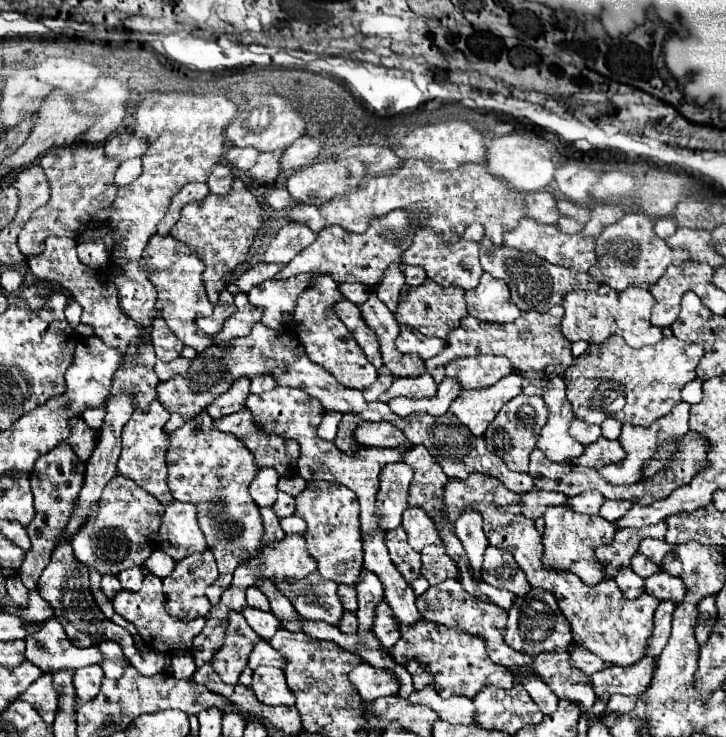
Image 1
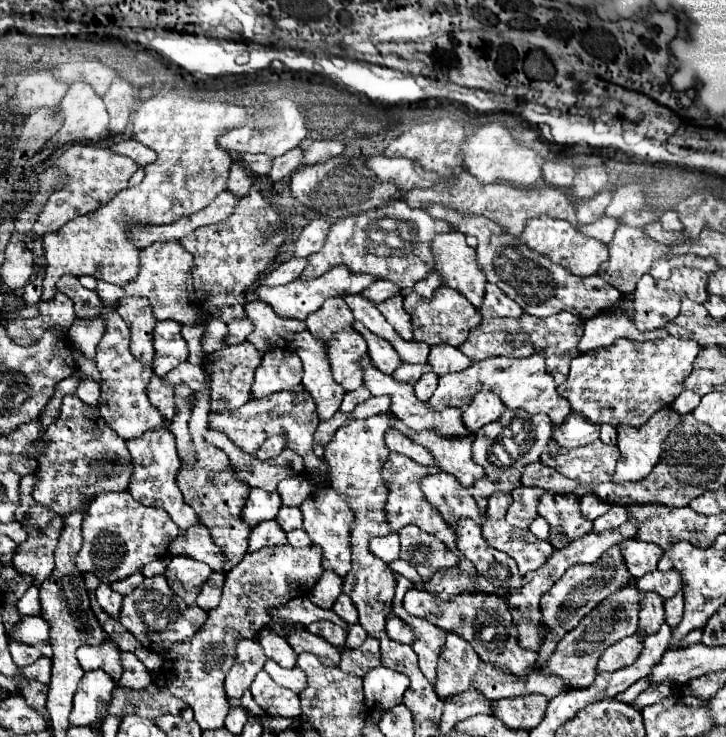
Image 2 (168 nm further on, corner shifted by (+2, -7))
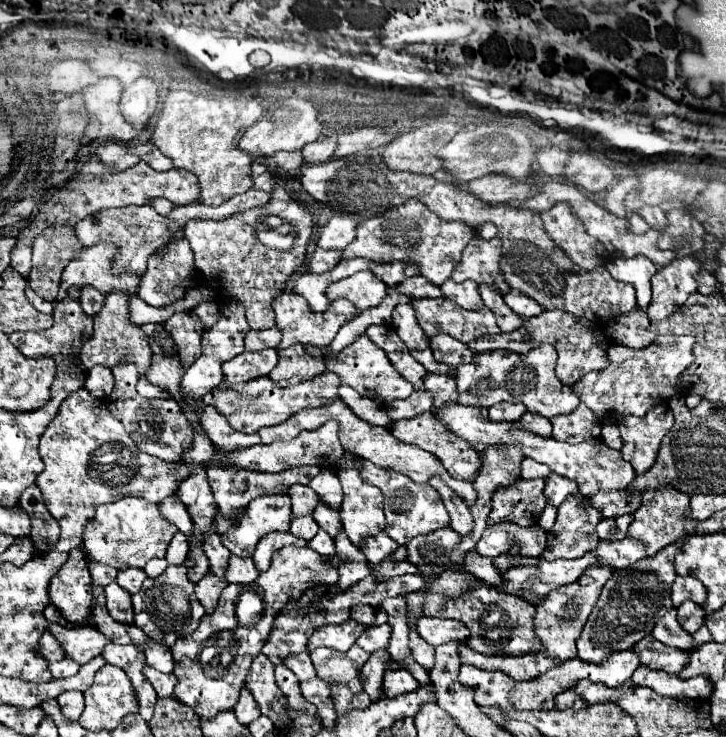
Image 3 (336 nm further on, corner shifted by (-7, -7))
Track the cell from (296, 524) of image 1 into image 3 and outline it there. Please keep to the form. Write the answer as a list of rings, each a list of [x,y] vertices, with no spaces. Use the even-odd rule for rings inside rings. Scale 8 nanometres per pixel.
[[[319,531],[307,545],[309,545],[313,551],[317,551],[319,555],[325,555],[325,557],[335,555],[335,543],[333,543],[333,539],[331,539],[329,535],[325,535],[325,531]]]

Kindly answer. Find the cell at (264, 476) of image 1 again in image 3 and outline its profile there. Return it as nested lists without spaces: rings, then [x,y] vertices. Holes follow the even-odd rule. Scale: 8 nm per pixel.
[[[263,495],[253,499],[249,507],[237,517],[235,525],[221,535],[221,543],[237,557],[251,557],[261,537],[273,531],[289,531],[293,513],[289,495]]]

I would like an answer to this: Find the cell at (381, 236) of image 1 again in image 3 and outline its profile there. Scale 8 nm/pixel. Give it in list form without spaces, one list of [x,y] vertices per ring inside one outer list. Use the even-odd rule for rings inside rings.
[[[409,199],[407,203],[389,209],[381,217],[371,217],[357,227],[355,241],[345,247],[343,259],[365,257],[373,261],[413,261],[421,267],[421,275],[431,283],[445,283],[453,267],[461,259],[461,251],[475,237],[475,229],[461,221],[443,221],[429,211],[421,201]]]

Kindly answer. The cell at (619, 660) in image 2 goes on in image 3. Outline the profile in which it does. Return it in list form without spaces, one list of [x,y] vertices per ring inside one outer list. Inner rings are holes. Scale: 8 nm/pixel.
[[[651,635],[641,639],[641,643],[637,643],[635,647],[637,655],[641,655],[641,665],[663,669],[671,675],[679,675],[689,665],[689,655],[685,655],[685,651],[677,651],[675,647],[663,645]]]

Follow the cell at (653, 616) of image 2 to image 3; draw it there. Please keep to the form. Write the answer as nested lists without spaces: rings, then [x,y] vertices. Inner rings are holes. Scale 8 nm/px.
[[[669,609],[663,619],[655,625],[653,629],[653,637],[669,647],[675,647],[675,649],[681,649],[681,651],[695,651],[695,643],[693,643],[693,637],[679,625],[677,621],[677,611],[675,609]]]

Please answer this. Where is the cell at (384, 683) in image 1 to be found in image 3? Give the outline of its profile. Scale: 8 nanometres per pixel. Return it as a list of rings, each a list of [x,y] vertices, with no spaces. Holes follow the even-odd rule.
[[[399,669],[399,671],[387,671],[385,679],[383,679],[383,689],[385,689],[385,697],[397,697],[397,695],[405,695],[411,693],[419,687],[419,681],[407,671],[407,669]]]

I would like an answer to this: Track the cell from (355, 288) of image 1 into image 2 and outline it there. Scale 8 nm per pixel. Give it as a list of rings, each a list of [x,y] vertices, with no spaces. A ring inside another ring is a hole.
[[[372,283],[368,289],[362,291],[362,295],[364,295],[368,301],[372,299],[374,305],[378,305],[378,303],[382,303],[384,299],[388,299],[388,295],[396,295],[396,291],[400,291],[400,289],[398,289],[398,287],[392,287],[392,283]]]

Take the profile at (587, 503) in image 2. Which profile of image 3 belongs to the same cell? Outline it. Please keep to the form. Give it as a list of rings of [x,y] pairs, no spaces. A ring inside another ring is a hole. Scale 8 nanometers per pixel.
[[[599,491],[591,497],[593,507],[597,507],[603,517],[619,517],[625,513],[635,513],[641,507],[641,493],[635,491],[633,495],[627,491]]]

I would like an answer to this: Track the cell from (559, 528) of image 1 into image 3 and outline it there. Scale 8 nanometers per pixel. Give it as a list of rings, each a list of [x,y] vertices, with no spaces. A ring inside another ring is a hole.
[[[549,475],[545,479],[545,495],[547,495],[547,501],[549,505],[553,507],[559,507],[569,495],[577,495],[577,483],[573,483],[571,479],[565,479],[563,475]]]

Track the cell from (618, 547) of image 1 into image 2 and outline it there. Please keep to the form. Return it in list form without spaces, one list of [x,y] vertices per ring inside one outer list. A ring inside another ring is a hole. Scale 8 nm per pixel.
[[[612,545],[608,551],[604,551],[604,557],[600,557],[596,563],[572,565],[566,571],[566,575],[562,575],[562,579],[540,601],[540,605],[544,607],[544,625],[548,627],[548,631],[552,631],[552,639],[548,639],[548,643],[544,643],[544,651],[540,651],[540,659],[536,661],[536,669],[544,667],[544,663],[548,661],[550,653],[554,651],[554,647],[562,635],[572,631],[580,623],[580,619],[584,615],[588,615],[592,611],[592,607],[596,607],[596,603],[600,603],[608,595],[624,589],[630,583],[630,579],[632,577],[626,571],[626,561],[622,557],[620,545]]]

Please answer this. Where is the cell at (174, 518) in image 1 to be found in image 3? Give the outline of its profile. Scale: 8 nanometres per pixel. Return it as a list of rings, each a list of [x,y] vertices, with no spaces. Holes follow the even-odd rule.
[[[231,555],[229,559],[229,567],[225,571],[225,581],[227,583],[253,583],[259,577],[259,571],[255,569],[253,559],[241,559]]]

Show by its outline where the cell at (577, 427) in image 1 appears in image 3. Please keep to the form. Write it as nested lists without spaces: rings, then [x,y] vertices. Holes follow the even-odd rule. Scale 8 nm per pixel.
[[[579,403],[579,407],[569,415],[553,417],[551,423],[553,423],[551,437],[565,443],[597,441],[601,435],[601,423],[585,403]]]

